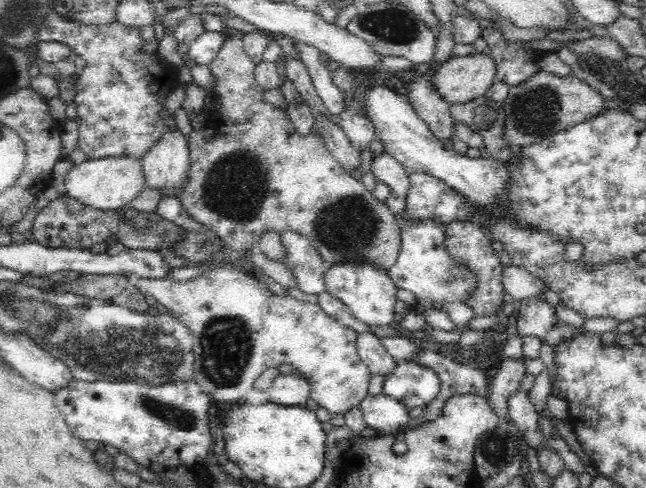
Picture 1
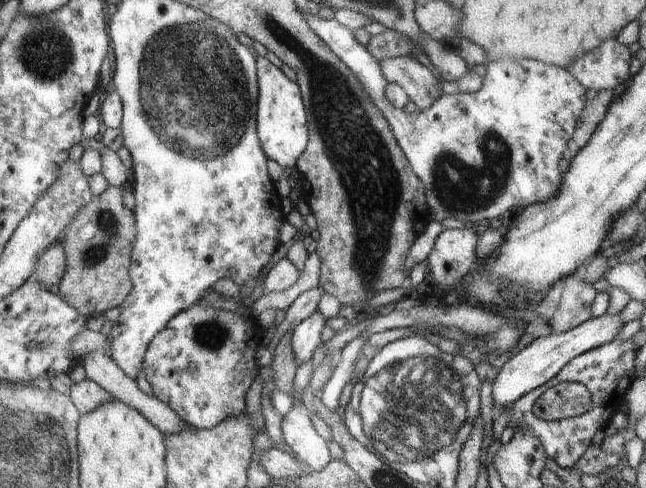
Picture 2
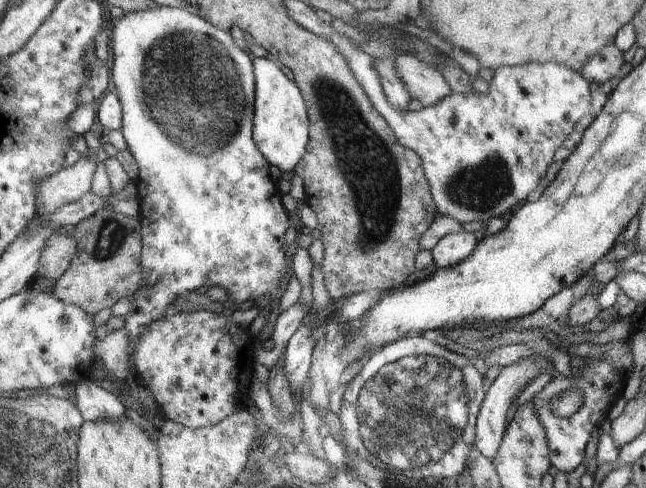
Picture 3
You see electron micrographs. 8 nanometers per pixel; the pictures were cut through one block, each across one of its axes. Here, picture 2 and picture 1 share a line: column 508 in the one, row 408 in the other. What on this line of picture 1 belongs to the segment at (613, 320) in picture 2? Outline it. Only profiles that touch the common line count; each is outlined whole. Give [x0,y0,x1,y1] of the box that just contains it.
[360,394,410,434]

